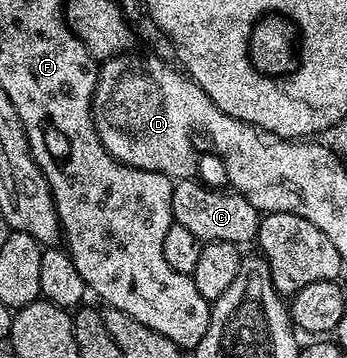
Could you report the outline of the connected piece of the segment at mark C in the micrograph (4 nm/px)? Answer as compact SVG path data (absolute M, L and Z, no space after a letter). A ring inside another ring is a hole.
M194 177L174 183L172 213L173 222L184 225L184 229L191 231L192 237L202 240L203 243L228 241L245 245L253 244L258 237L260 213L252 204L233 189L206 187Z

